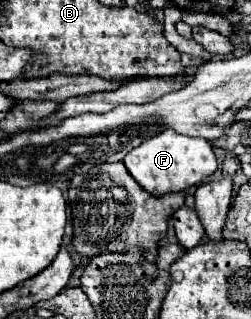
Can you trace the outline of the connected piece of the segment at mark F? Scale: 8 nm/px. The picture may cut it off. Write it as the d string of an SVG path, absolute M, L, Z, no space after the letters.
M165 129L159 135L145 139L139 147L131 149L125 155L123 163L133 179L155 197L173 191L187 191L189 187L203 183L217 169L217 159L207 139L187 137L173 129Z

